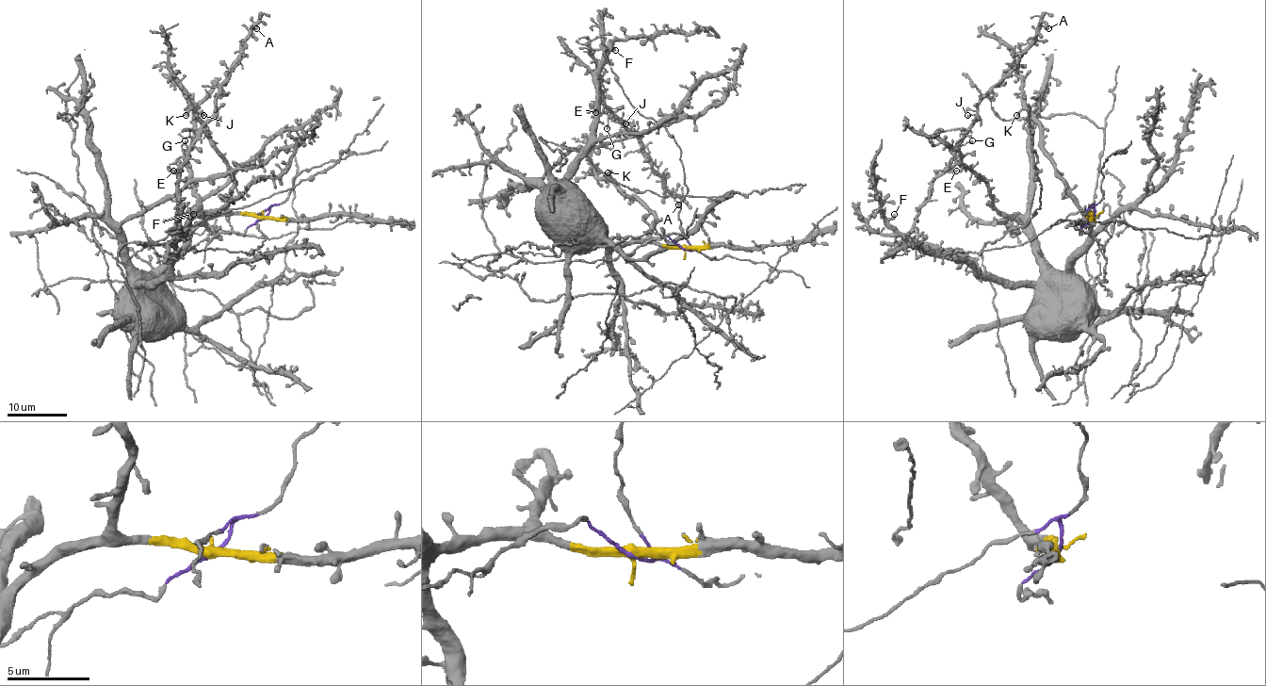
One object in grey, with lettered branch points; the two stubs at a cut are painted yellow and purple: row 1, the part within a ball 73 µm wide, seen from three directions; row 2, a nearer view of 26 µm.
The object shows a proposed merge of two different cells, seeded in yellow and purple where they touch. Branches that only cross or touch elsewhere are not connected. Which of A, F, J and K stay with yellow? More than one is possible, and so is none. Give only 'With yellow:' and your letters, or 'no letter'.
With yellow: F, K

